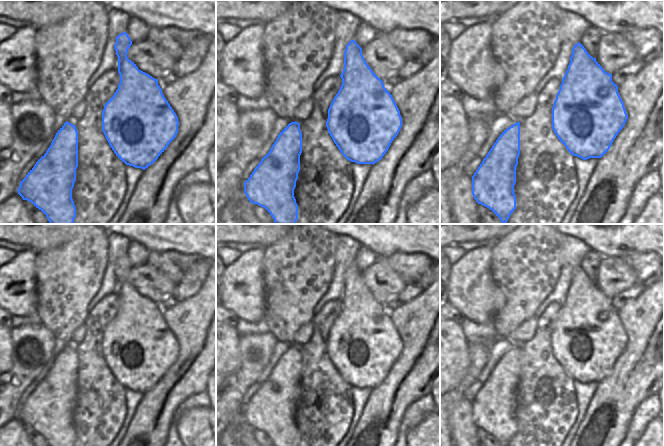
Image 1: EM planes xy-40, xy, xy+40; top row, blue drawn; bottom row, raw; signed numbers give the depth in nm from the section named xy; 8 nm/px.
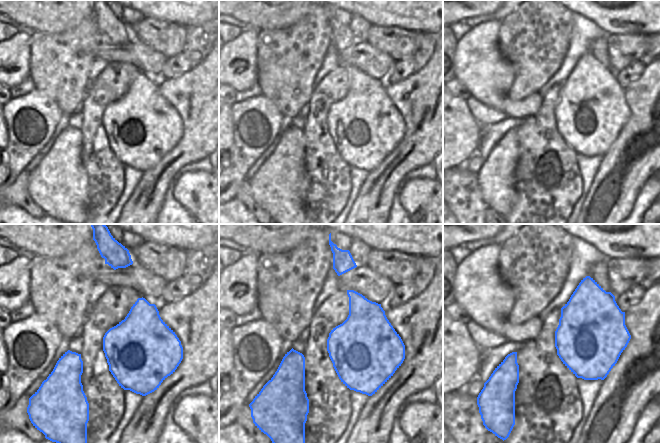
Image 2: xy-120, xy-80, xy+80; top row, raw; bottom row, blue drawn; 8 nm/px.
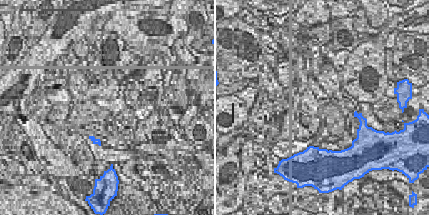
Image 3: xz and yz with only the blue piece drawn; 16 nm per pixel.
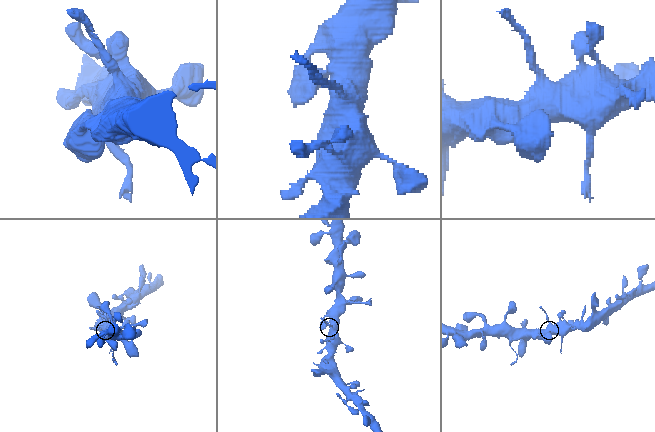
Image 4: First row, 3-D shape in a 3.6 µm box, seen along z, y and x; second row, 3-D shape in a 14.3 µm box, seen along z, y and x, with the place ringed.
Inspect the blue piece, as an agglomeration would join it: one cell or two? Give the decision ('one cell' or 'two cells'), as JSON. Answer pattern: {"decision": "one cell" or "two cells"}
{"decision": "one cell"}

